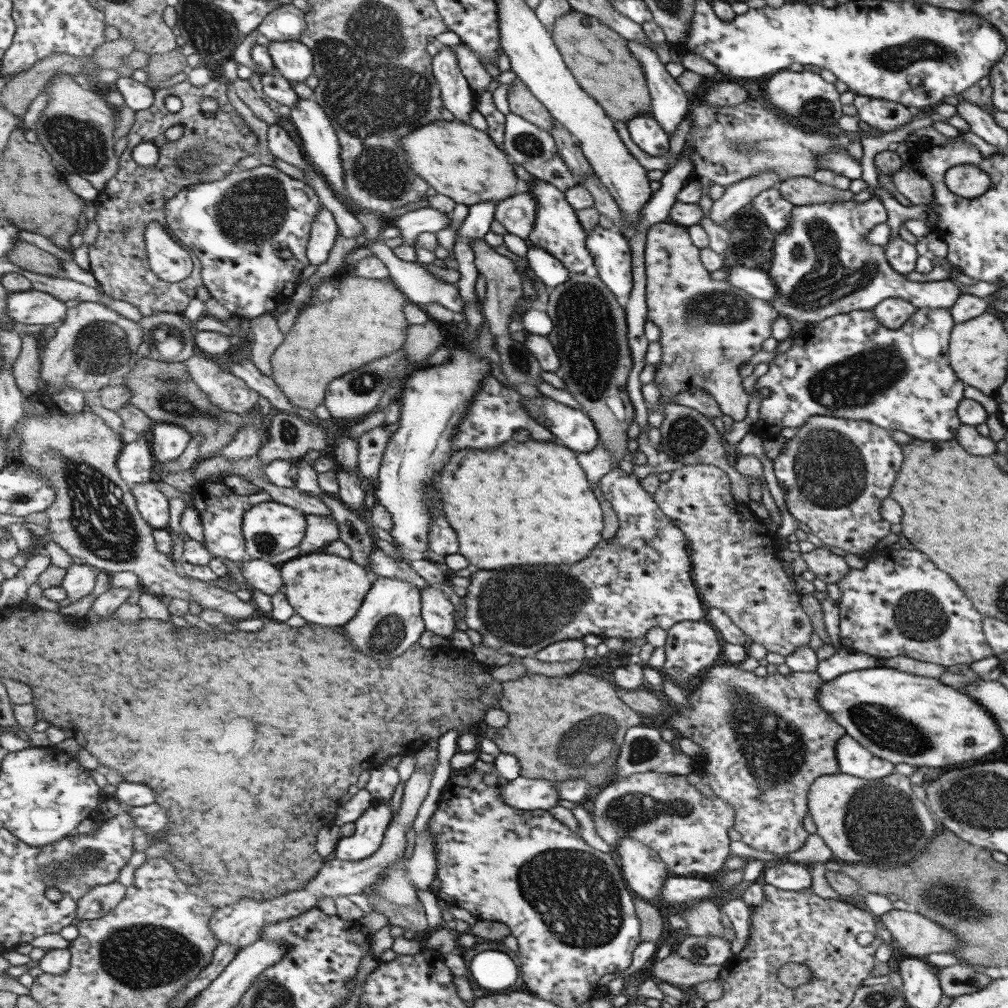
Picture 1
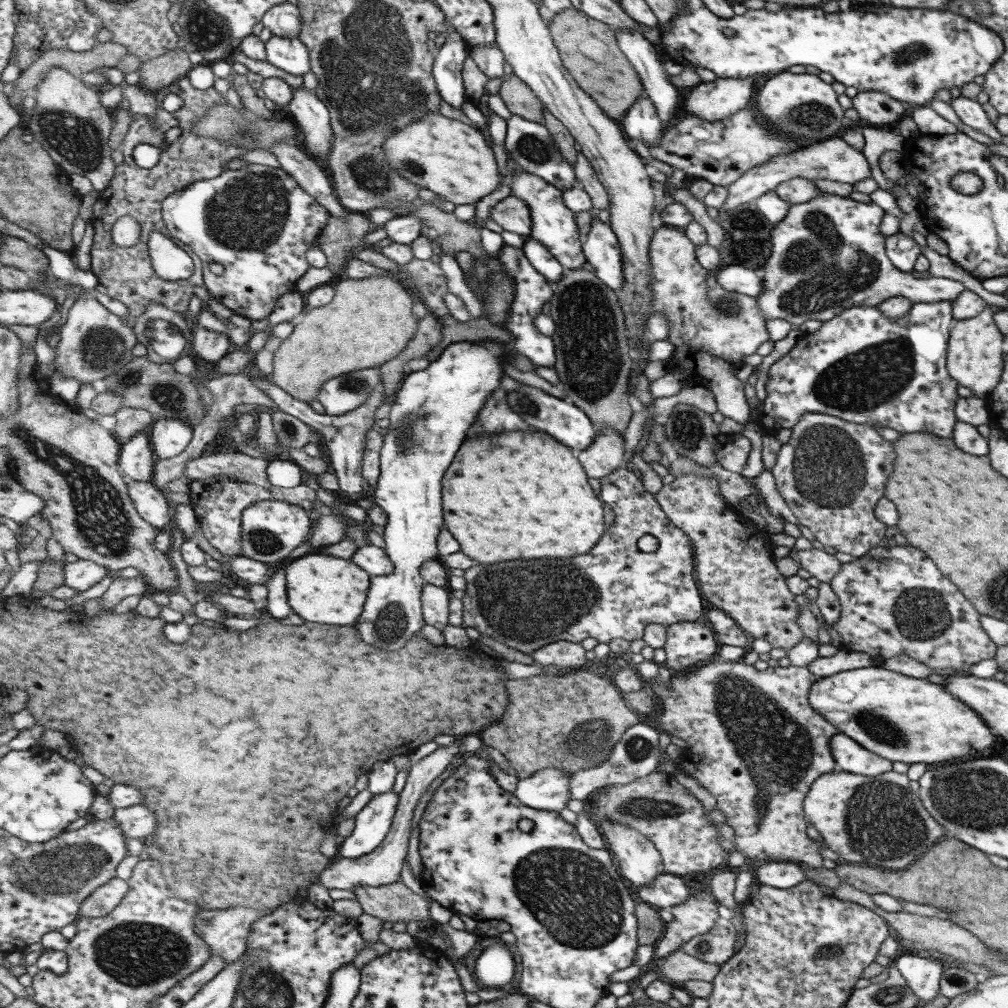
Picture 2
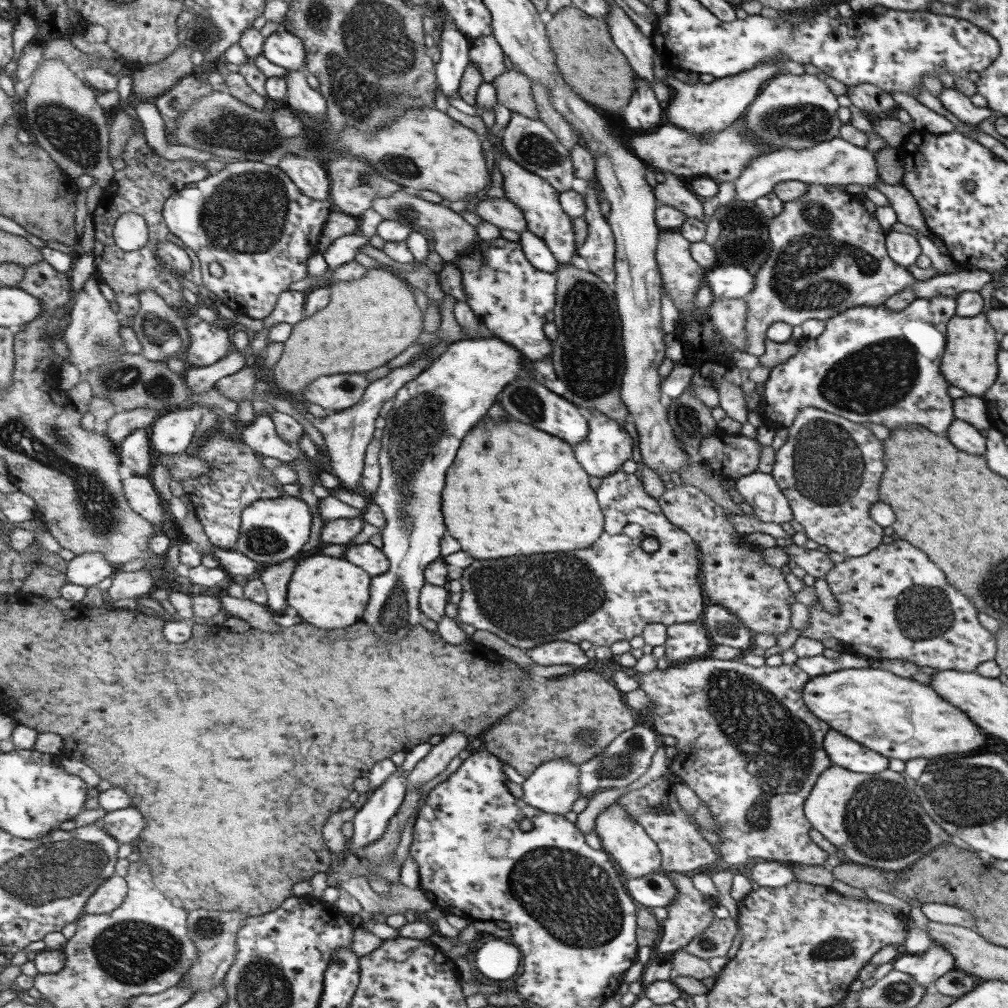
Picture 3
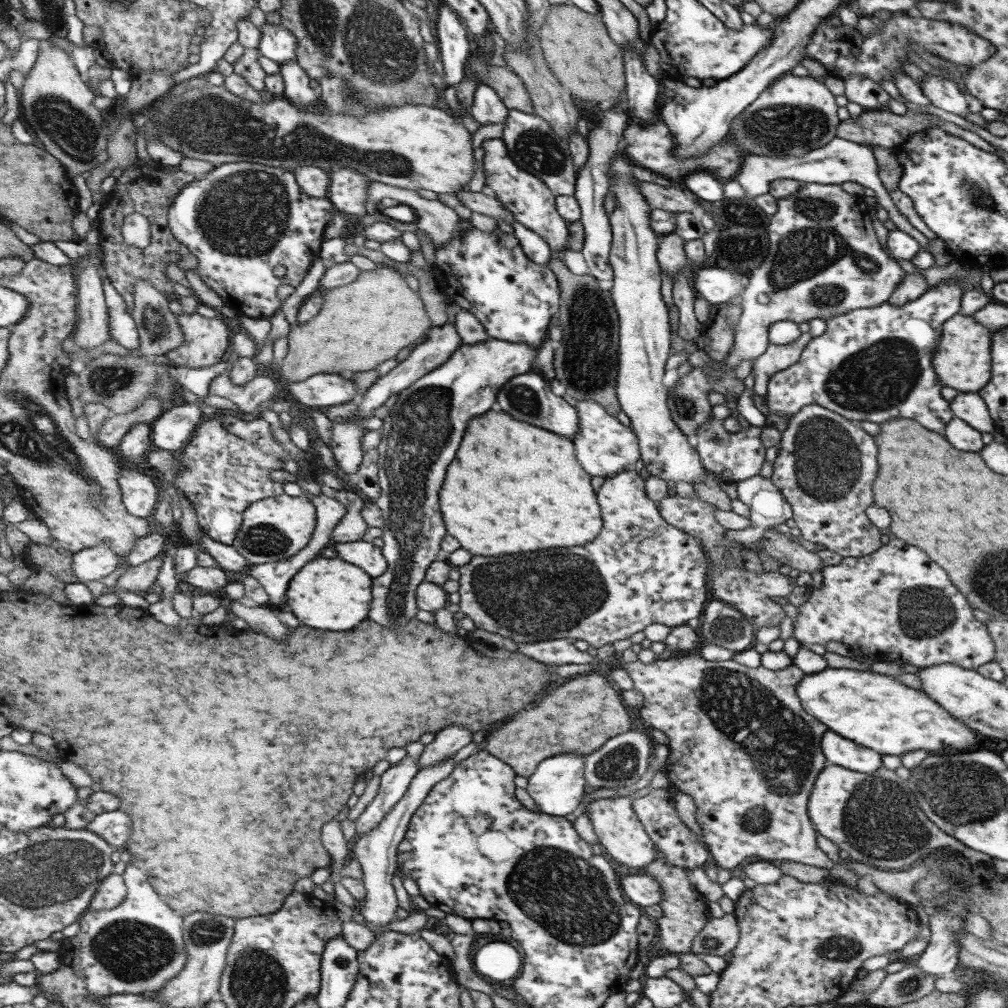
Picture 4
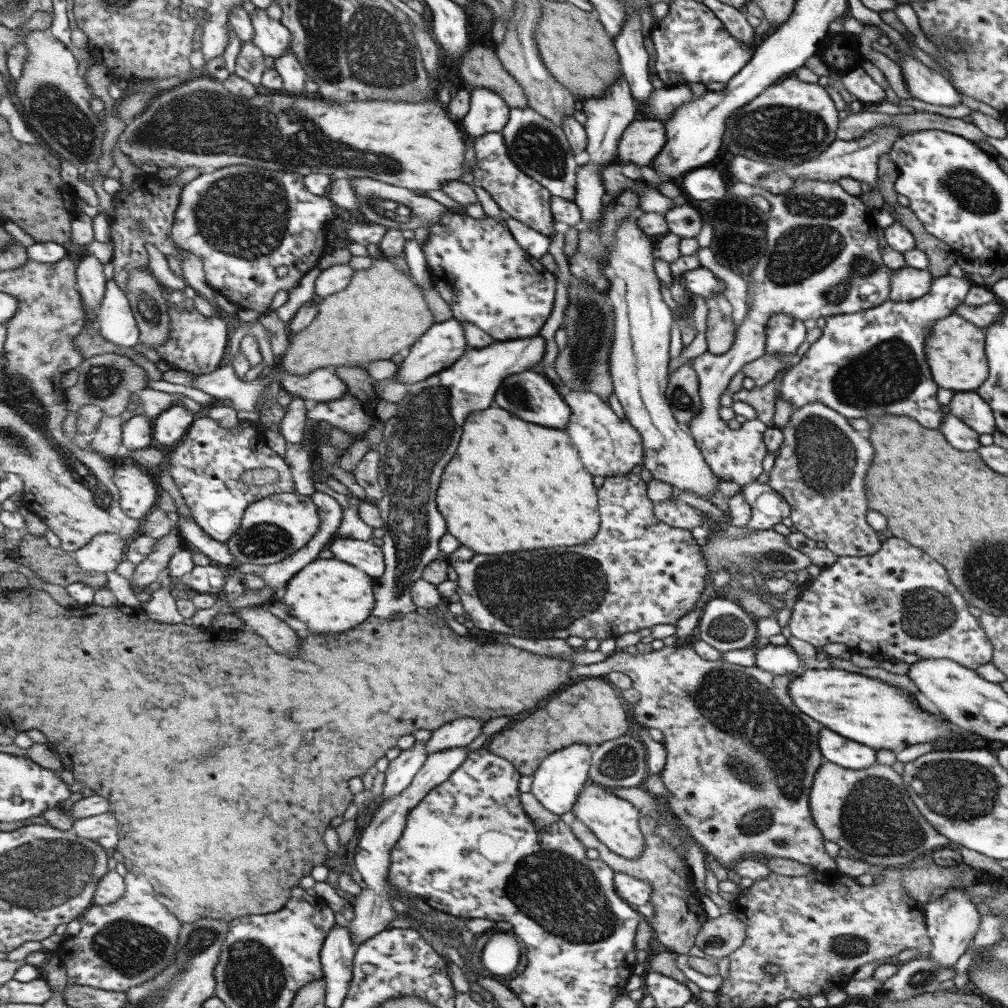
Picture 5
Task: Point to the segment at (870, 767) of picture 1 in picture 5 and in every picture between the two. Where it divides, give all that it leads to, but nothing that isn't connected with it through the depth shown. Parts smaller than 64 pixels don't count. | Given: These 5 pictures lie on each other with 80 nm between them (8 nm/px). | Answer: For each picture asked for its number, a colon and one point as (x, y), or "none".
2: (850, 757)
3: (841, 751)
4: (837, 751)
5: (834, 749)

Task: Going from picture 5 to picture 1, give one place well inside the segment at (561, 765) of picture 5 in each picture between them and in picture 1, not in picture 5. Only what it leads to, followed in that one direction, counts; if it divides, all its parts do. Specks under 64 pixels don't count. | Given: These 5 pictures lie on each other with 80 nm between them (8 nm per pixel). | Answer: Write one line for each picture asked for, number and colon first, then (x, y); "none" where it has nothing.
1: (527, 794)
2: (548, 790)
3: (553, 787)
4: (557, 786)

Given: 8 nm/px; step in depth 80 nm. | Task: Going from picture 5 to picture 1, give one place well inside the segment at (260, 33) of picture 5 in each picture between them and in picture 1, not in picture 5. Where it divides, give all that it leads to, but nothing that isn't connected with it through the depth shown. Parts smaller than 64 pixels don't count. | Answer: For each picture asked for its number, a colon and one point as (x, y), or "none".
1: (294, 60)
2: (292, 55)
3: (282, 47)
4: (278, 43)

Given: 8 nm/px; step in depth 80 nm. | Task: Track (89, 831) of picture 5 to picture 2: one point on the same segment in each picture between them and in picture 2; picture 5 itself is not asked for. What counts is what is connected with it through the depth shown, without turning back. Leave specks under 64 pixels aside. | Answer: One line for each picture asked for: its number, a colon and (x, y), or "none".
2: (139, 822)
3: (125, 825)
4: (115, 827)

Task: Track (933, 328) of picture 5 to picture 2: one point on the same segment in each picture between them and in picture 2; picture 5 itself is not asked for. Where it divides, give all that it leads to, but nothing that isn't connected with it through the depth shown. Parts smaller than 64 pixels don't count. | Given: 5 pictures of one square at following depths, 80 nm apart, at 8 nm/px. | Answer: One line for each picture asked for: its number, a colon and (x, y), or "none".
2: (974, 360)
3: (969, 362)
4: (962, 361)

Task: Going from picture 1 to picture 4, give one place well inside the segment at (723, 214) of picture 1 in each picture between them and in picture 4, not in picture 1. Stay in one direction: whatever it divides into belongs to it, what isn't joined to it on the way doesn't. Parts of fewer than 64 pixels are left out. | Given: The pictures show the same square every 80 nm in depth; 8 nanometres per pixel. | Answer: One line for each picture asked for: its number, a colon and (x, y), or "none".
2: (831, 159)
3: (836, 162)
4: (838, 161)

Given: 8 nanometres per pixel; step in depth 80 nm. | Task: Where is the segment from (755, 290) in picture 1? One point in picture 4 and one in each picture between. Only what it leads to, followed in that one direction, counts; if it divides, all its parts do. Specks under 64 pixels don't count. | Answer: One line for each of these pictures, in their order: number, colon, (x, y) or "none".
2: (738, 279)
3: (732, 282)
4: (715, 285)

